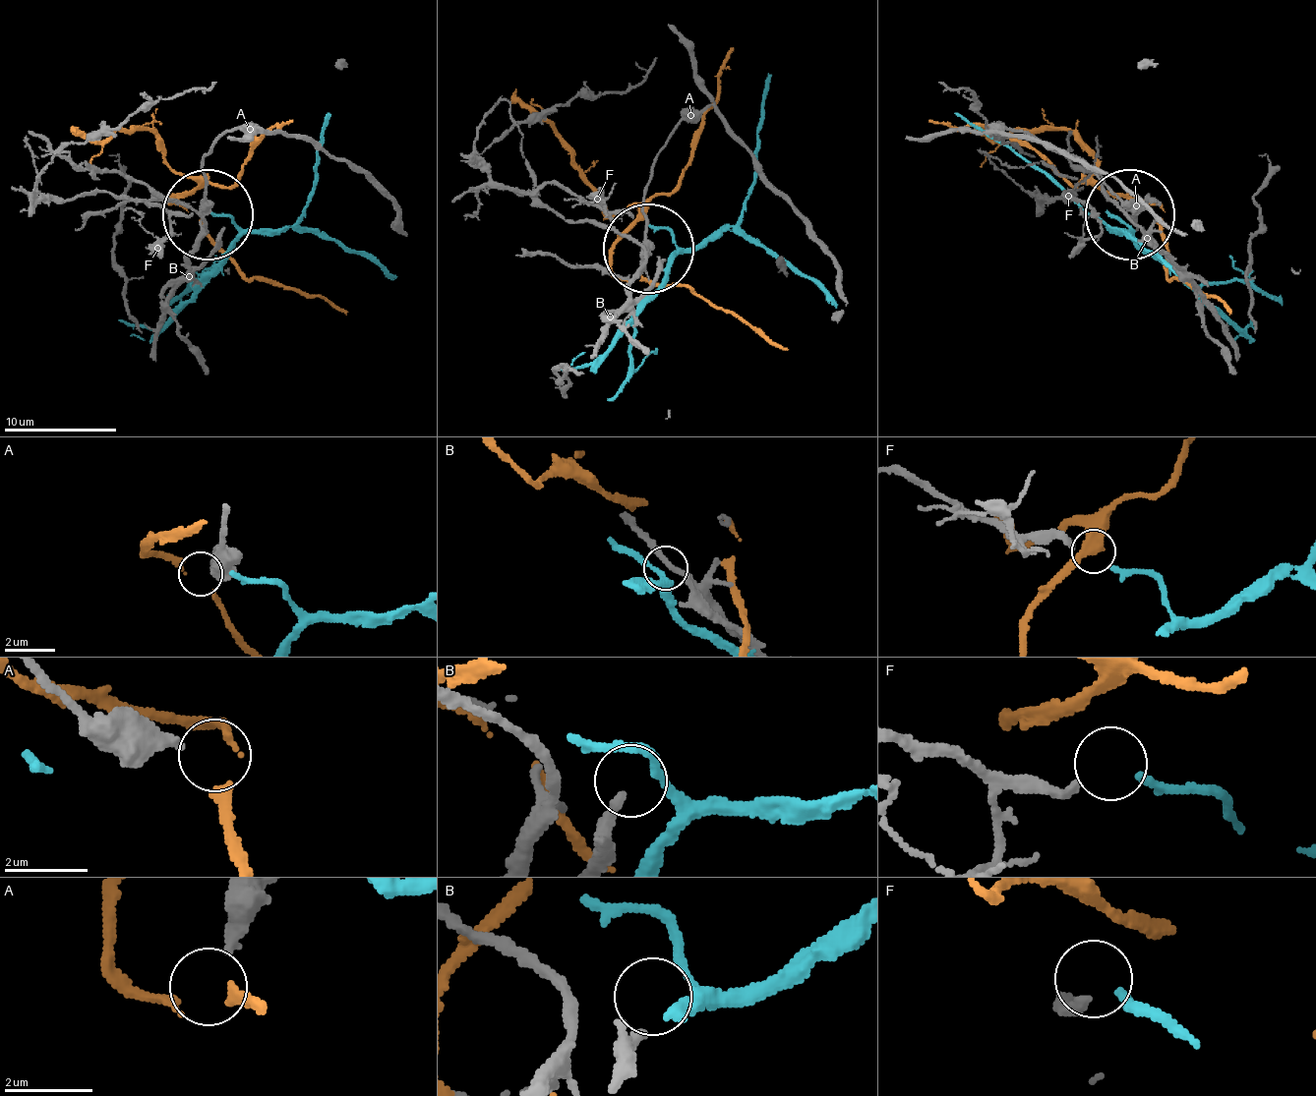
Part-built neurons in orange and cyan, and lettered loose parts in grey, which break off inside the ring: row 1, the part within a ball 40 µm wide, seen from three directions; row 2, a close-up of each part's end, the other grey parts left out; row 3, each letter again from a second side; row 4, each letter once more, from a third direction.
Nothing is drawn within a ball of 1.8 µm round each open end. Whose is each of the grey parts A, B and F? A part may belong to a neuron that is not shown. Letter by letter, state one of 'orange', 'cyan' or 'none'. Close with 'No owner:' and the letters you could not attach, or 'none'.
A: none
B: none
F: cyan
No owner: A, B

